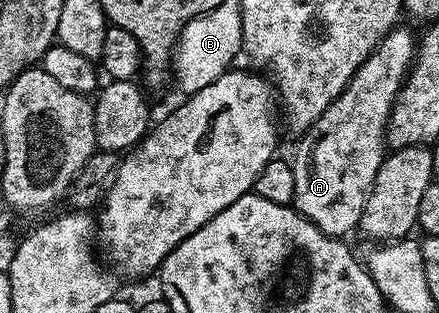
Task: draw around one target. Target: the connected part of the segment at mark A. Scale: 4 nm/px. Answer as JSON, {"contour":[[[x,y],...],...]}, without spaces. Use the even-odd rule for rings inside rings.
{"contour":[[[401,28],[392,29],[380,41],[372,54],[356,69],[350,84],[340,95],[318,116],[318,120],[308,130],[304,131],[296,146],[296,158],[291,159],[294,172],[294,200],[292,206],[296,213],[309,218],[318,229],[329,238],[343,239],[344,234],[355,231],[360,225],[360,217],[368,199],[368,189],[372,186],[374,176],[386,157],[386,131],[388,117],[396,97],[400,95],[400,87],[404,85],[412,60],[416,57],[418,45],[417,35]]]}

